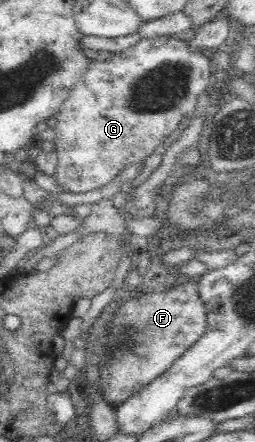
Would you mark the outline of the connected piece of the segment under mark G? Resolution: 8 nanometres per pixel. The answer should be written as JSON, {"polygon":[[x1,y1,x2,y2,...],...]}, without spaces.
{"polygon":[[158,36,152,39,140,39,136,45,129,47,121,52,113,53,110,60,101,61,100,59,89,62,88,69,85,71,82,79,72,86,69,95,62,102,60,111,55,115,56,124,52,127,55,131,55,138,53,139,54,151,57,153,57,167,53,174,53,179,56,180,58,186,62,190,71,193,86,193,86,191,93,191,112,182,120,171,133,164,144,163,147,157,151,156,156,147,163,143,163,141,172,135,177,129,182,120,188,116,192,116,196,109,198,97,204,94,206,88,214,83,212,66,213,59,207,52,191,51,189,43,185,39,172,36]]}

